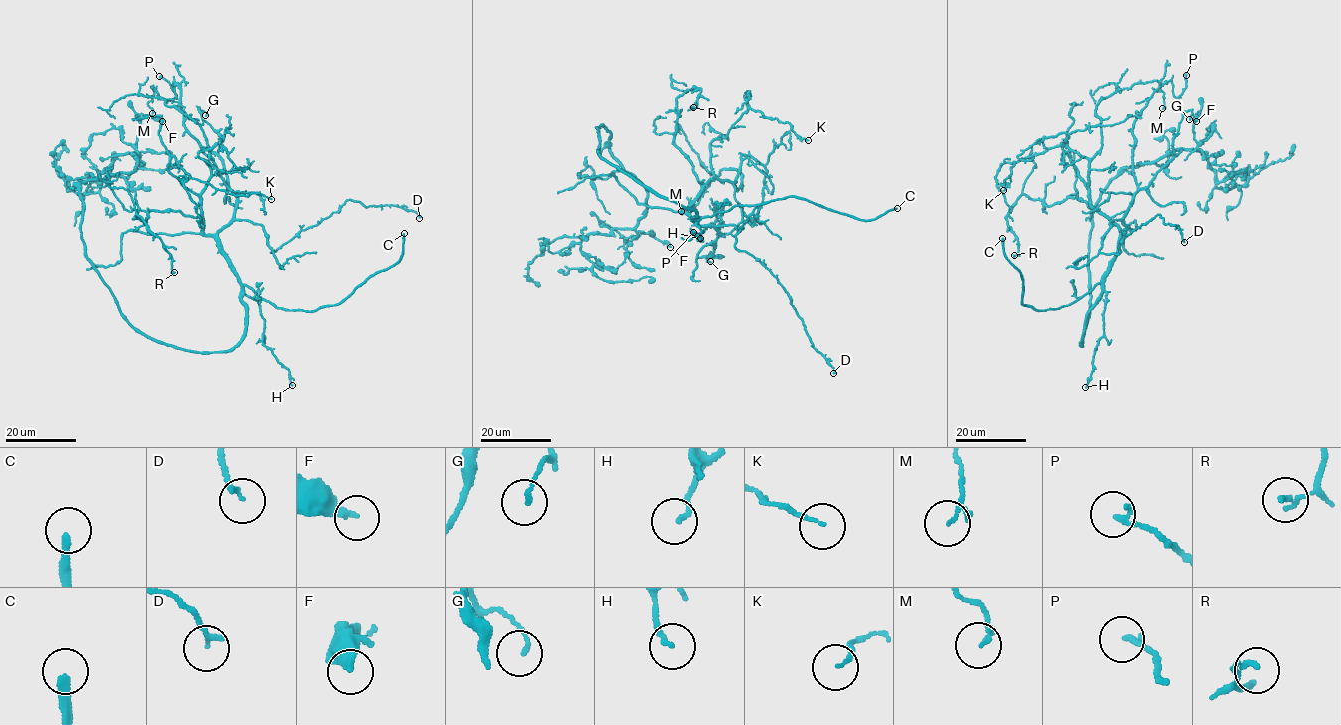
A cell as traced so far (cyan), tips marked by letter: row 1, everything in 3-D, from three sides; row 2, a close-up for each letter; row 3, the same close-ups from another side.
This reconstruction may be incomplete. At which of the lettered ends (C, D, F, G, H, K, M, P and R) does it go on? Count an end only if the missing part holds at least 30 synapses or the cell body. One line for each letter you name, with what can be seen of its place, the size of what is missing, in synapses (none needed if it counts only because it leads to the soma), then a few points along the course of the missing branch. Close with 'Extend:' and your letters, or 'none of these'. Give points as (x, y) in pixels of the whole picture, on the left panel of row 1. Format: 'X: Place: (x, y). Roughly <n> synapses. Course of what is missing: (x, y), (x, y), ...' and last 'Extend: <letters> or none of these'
C: Place: (404, 233)
Extend: C

